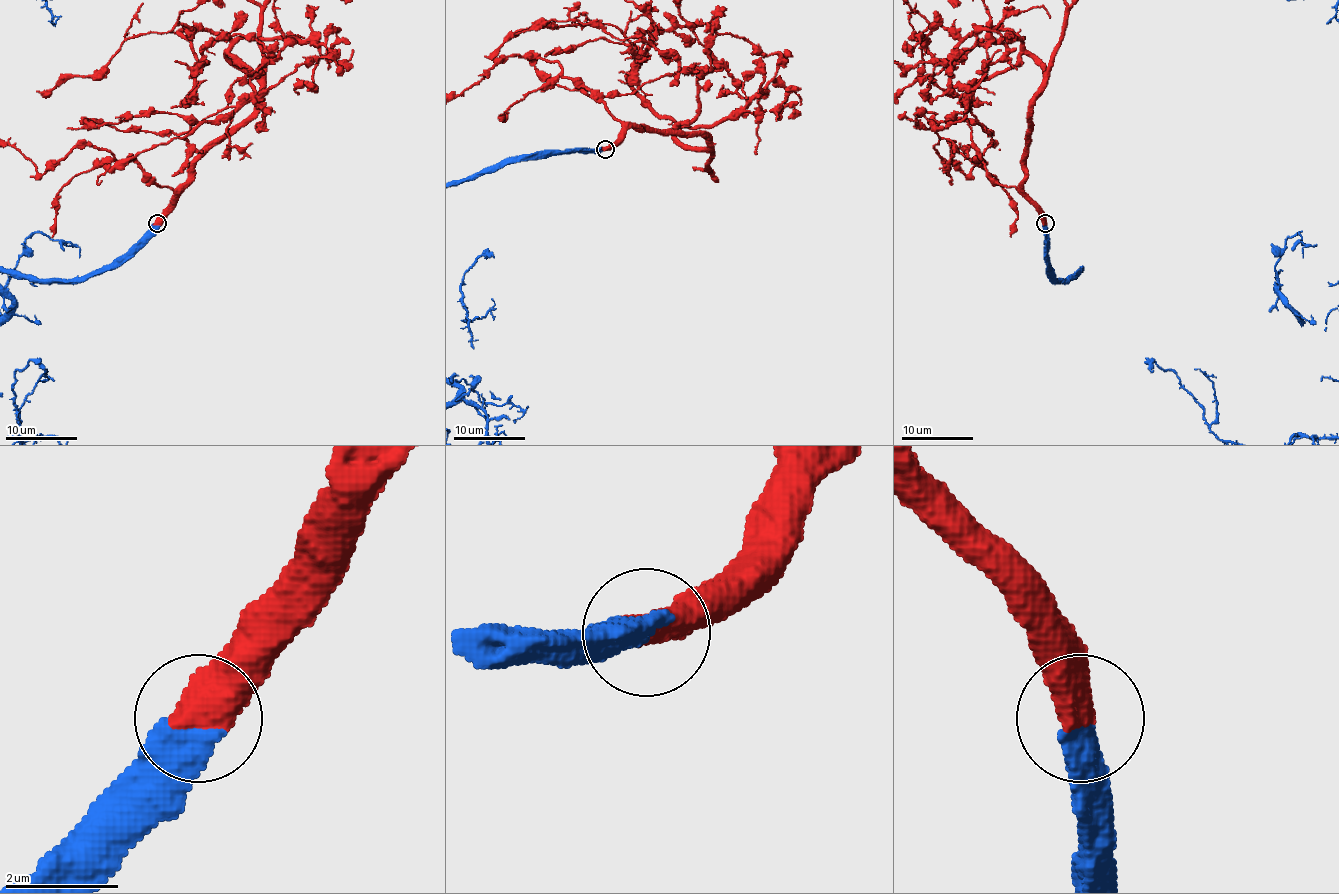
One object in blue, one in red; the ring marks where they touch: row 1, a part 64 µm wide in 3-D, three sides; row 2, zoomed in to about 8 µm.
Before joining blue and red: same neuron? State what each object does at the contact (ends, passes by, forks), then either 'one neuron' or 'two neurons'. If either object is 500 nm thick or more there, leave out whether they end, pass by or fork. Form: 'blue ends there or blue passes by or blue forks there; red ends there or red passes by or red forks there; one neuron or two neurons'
one neuron

